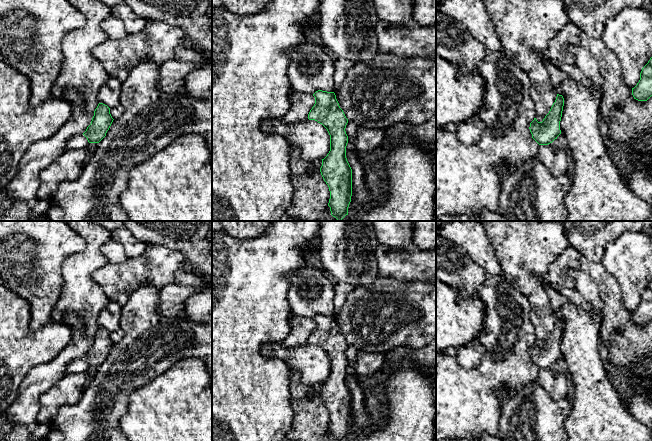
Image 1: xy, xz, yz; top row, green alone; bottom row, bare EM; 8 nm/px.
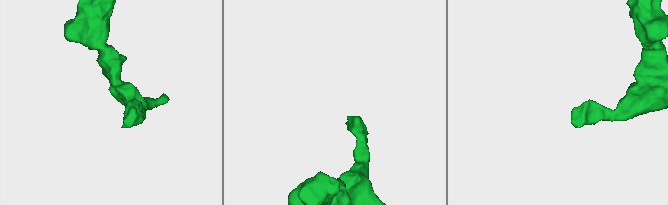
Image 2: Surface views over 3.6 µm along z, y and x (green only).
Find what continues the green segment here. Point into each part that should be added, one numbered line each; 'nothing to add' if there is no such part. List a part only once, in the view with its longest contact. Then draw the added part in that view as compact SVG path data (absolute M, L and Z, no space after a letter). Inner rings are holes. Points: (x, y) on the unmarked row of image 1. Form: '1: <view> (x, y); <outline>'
1: xy (78, 366); M83 358L71 361L66 368L67 374L81 375L88 369L88 364Z

